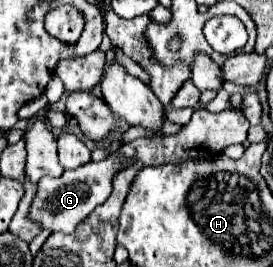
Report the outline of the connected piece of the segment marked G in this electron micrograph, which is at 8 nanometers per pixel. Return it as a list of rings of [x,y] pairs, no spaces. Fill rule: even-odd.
[[[108,155],[98,163],[88,163],[84,167],[72,169],[72,171],[64,171],[62,177],[52,179],[52,177],[42,177],[38,183],[38,193],[36,199],[32,203],[32,211],[30,217],[40,223],[44,229],[50,231],[62,231],[62,233],[72,233],[76,231],[78,223],[82,219],[86,219],[86,215],[98,207],[100,203],[104,203],[110,197],[112,191],[112,179],[118,173],[118,169],[124,169],[126,165],[130,165],[132,161],[126,161],[122,157],[116,155]]]

